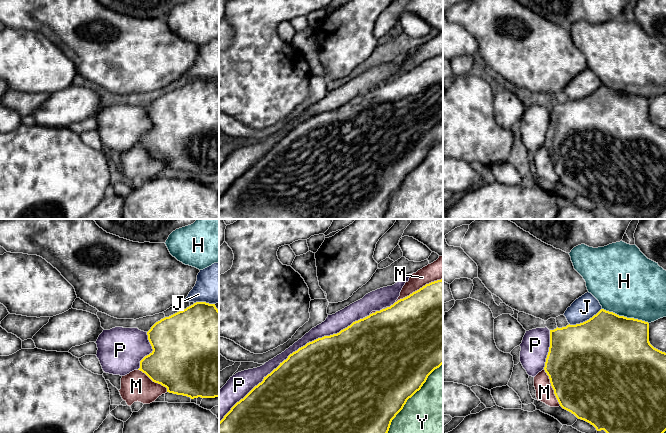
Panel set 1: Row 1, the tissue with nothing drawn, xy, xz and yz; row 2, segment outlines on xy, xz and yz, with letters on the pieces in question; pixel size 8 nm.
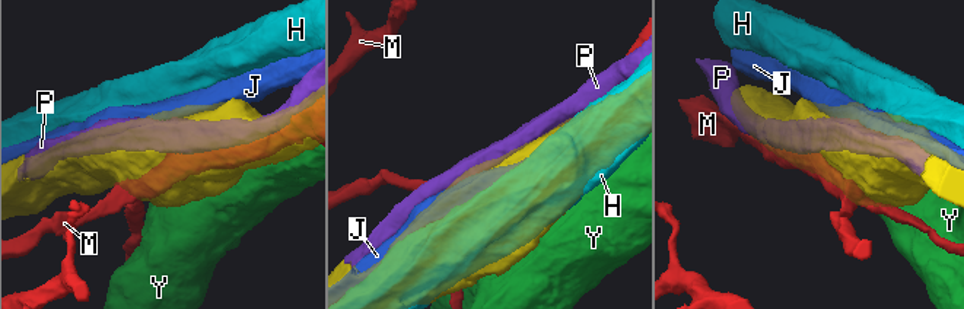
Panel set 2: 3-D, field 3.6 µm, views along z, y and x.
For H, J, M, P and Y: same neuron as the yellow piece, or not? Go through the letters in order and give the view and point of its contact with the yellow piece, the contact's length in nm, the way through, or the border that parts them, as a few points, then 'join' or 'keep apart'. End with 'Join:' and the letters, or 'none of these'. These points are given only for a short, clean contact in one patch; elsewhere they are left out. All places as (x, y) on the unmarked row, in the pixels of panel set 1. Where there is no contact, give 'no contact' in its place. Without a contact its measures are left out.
H: yz (625, 93) | 400 nm | keep apart
J: yz (585, 97) | 300 nm | keep apart
M: xz (420, 64) | 420 nm | keep apart
P: xz (293, 128) | 1500 nm | join
Y: xz (406, 177) | 800 nm | keep apart
Join: P

